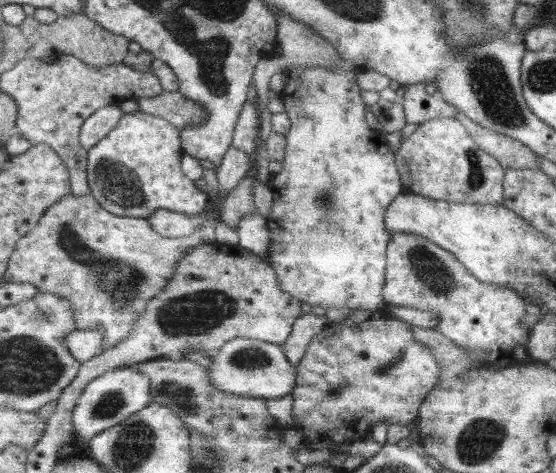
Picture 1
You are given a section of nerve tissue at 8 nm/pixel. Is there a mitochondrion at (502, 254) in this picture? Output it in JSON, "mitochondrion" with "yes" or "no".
{"mitochondrion":"no"}

